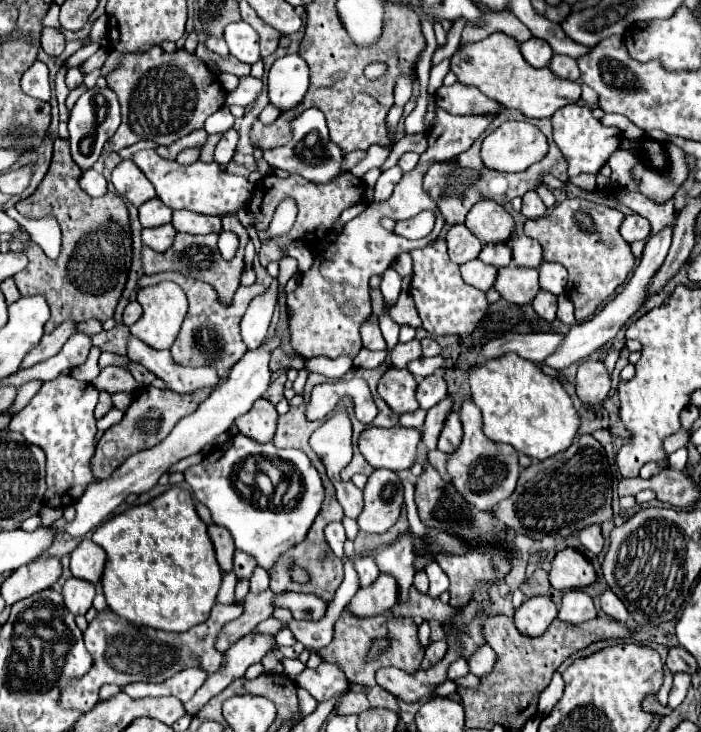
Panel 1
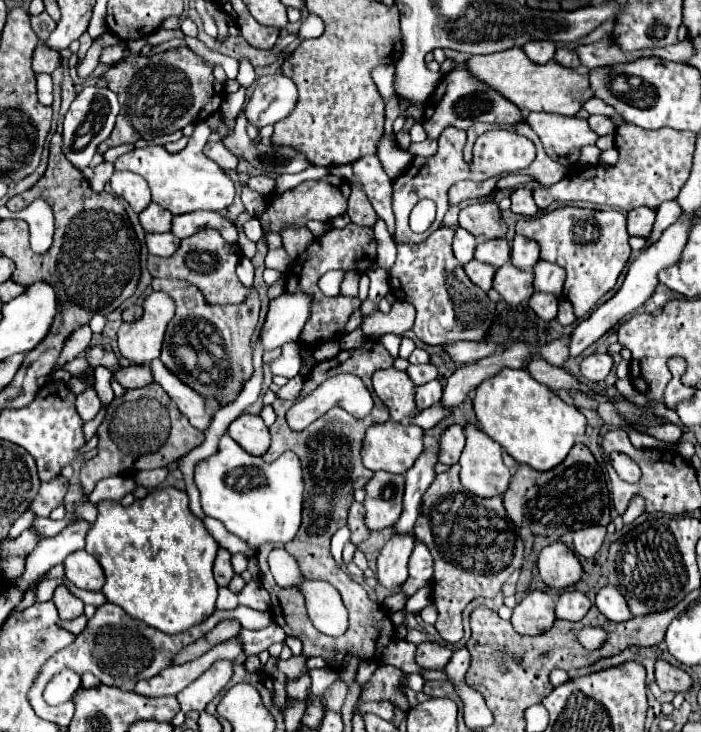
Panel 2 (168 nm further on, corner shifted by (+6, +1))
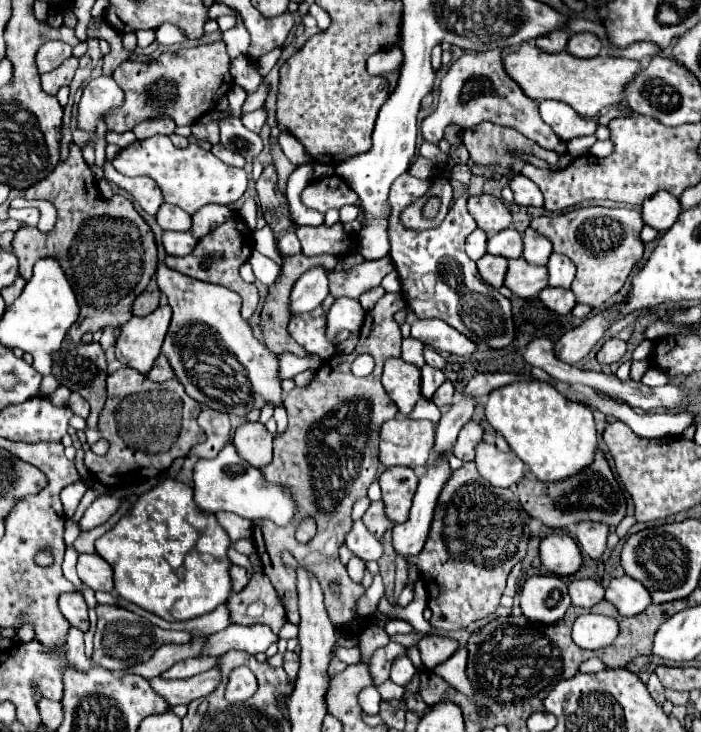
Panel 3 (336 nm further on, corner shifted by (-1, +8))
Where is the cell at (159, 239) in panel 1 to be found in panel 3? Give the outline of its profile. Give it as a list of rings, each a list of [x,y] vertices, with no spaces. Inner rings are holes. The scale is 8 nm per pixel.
[[[166,231],[162,237],[164,249],[168,255],[174,257],[186,257],[192,253],[192,249],[196,247],[196,239],[192,237],[192,233],[180,233],[180,231]]]

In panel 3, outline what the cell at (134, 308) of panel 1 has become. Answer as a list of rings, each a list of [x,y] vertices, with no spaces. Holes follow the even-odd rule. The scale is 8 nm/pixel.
[[[144,291],[140,297],[136,297],[134,301],[134,315],[138,317],[144,317],[148,313],[152,313],[156,307],[160,305],[160,291]]]

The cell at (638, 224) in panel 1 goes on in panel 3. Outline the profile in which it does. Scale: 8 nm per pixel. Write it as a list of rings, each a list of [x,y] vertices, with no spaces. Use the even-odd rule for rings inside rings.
[[[660,191],[644,201],[642,219],[646,225],[650,225],[662,233],[662,231],[668,231],[676,223],[678,215],[680,215],[678,209],[682,211],[678,197],[670,195],[668,191]]]

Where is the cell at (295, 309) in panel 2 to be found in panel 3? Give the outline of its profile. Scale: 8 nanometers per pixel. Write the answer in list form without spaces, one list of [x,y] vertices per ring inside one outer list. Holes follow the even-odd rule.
[[[324,267],[308,269],[292,287],[290,313],[306,313],[316,309],[328,295],[328,277]]]

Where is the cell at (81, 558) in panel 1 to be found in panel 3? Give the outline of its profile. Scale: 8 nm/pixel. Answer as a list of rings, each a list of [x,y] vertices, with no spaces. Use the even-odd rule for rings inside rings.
[[[82,553],[78,557],[78,577],[84,585],[88,585],[94,591],[112,591],[114,579],[112,579],[112,567],[100,559],[96,553],[86,555]]]

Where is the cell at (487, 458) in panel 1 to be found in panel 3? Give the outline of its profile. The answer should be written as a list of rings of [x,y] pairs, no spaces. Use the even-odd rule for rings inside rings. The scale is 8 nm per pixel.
[[[486,441],[476,447],[476,465],[486,481],[502,489],[518,485],[518,481],[526,475],[526,465],[520,457],[514,453],[502,453],[496,449],[496,445]]]

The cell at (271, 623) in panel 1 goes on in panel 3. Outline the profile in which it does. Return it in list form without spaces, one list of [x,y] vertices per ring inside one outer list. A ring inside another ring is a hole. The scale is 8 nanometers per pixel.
[[[194,657],[194,659],[184,659],[180,663],[176,663],[174,667],[170,667],[162,677],[166,679],[188,679],[194,677],[202,671],[212,669],[216,663],[216,657]]]

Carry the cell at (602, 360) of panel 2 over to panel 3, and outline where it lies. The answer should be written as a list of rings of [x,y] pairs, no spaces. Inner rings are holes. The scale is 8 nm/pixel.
[[[612,337],[602,345],[596,359],[600,365],[612,365],[612,363],[618,363],[624,357],[624,353],[626,353],[626,341]]]

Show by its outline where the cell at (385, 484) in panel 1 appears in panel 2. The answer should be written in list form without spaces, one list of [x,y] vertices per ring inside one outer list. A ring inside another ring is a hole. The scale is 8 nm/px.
[[[375,472],[365,484],[365,526],[369,530],[383,530],[393,526],[401,514],[405,478],[391,472]]]

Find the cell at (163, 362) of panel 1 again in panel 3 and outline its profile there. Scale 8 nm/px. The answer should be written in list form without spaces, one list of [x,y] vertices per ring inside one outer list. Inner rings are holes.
[[[202,409],[200,417],[198,417],[198,423],[206,433],[206,441],[204,441],[204,445],[192,447],[190,453],[198,455],[198,457],[204,457],[204,459],[212,459],[232,441],[230,419],[228,419],[228,415],[224,415],[220,411]]]

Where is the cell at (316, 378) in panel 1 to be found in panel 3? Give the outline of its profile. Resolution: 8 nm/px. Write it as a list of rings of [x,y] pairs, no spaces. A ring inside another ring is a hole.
[[[384,293],[378,303],[366,313],[360,343],[356,345],[354,353],[350,355],[334,355],[332,359],[324,361],[322,367],[316,371],[314,381],[308,387],[296,387],[284,397],[284,407],[288,411],[288,429],[282,437],[274,439],[274,459],[268,467],[262,469],[264,479],[270,483],[280,483],[288,487],[292,499],[296,503],[294,519],[278,527],[268,519],[256,519],[252,541],[262,561],[262,571],[272,581],[274,589],[280,595],[280,601],[286,607],[286,617],[290,623],[298,625],[298,595],[296,595],[296,571],[282,563],[282,551],[290,551],[294,559],[312,571],[324,594],[324,604],[330,620],[341,629],[343,625],[355,619],[354,605],[360,595],[364,595],[364,587],[354,583],[346,567],[338,559],[338,549],[344,543],[344,535],[348,527],[352,527],[352,505],[360,495],[366,495],[370,483],[378,475],[378,435],[382,423],[396,417],[398,407],[392,403],[388,393],[380,383],[384,361],[390,357],[400,357],[400,325],[396,323],[394,315],[404,309],[402,293]],[[368,353],[374,357],[376,367],[366,377],[356,377],[350,371],[352,361]],[[304,515],[312,515],[318,523],[318,533],[306,545],[294,539],[296,521],[304,519]],[[338,583],[338,591],[330,585]]]

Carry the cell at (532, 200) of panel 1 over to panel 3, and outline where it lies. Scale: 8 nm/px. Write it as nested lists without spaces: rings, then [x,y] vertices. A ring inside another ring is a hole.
[[[514,175],[510,181],[510,189],[514,191],[514,203],[516,205],[532,205],[532,207],[542,207],[544,199],[540,195],[540,189],[528,181],[524,175]]]

